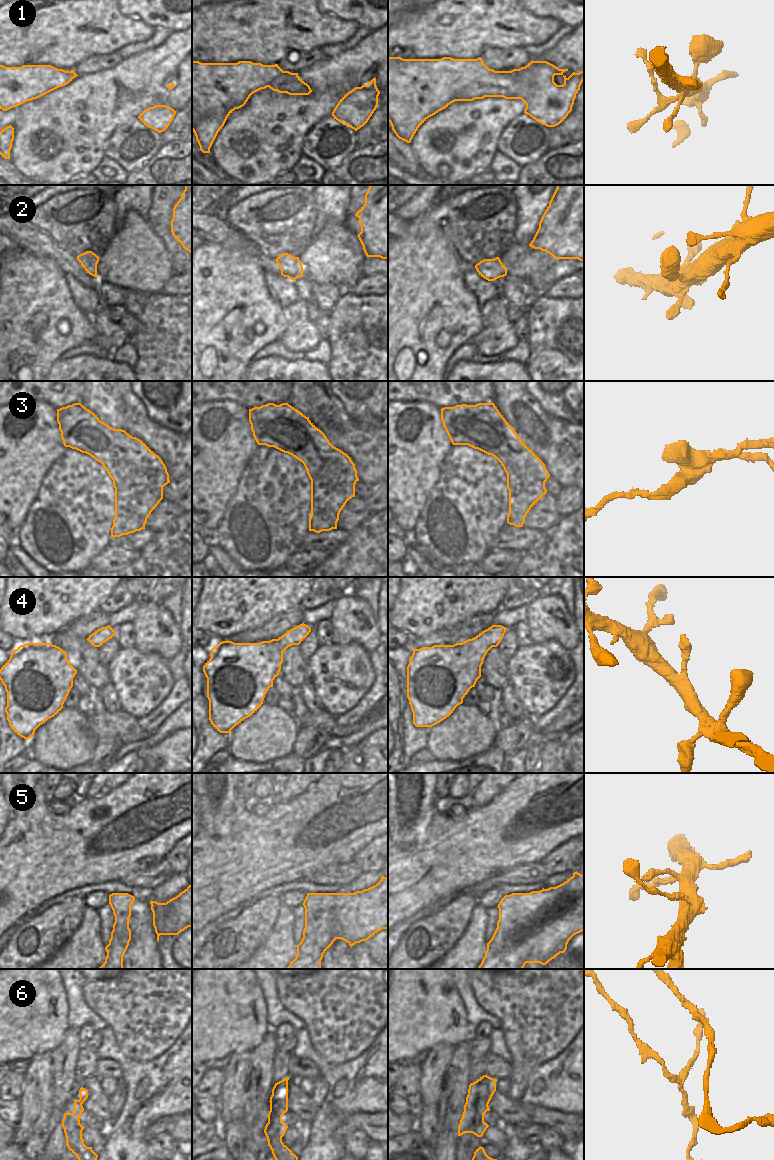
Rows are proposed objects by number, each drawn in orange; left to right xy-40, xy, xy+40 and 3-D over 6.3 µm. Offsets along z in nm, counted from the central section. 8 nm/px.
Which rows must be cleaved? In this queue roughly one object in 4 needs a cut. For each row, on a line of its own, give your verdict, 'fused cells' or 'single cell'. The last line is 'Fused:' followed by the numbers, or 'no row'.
1: single cell
2: single cell
3: fused cells
4: single cell
5: single cell
6: fused cells
Fused: 3, 6

